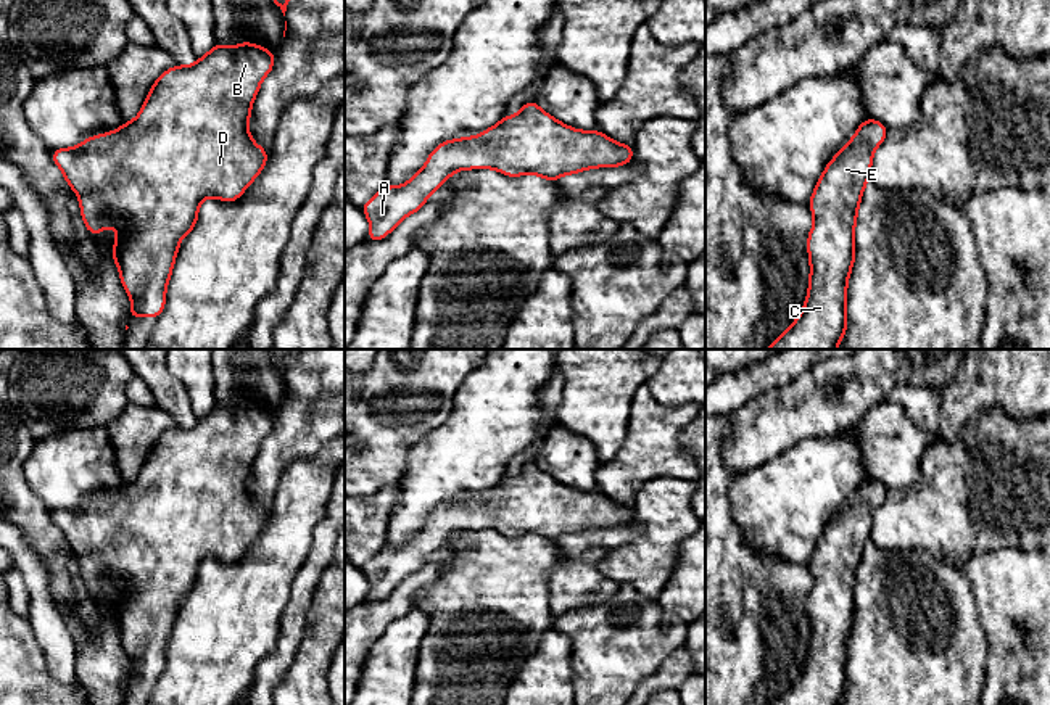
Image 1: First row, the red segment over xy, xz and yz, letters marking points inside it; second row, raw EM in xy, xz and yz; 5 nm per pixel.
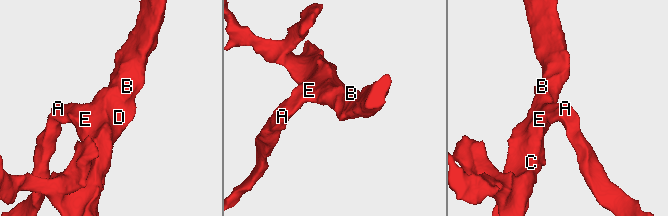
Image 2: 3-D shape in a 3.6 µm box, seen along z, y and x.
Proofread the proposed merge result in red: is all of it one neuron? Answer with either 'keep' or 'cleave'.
keep

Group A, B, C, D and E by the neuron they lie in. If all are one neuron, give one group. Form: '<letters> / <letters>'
A B C D E

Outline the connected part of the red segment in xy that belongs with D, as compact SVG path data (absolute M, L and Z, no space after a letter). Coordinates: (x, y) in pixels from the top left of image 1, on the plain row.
M216 404L195 425L164 431L134 481L74 509L52 512L52 520L77 554L89 594L101 594L106 586L119 594L113 621L132 662L130 681L142 676L156 681L164 670L177 610L196 586L200 563L208 557L235 562L266 526L269 513L253 502L248 480L274 420L275 414L256 404Z

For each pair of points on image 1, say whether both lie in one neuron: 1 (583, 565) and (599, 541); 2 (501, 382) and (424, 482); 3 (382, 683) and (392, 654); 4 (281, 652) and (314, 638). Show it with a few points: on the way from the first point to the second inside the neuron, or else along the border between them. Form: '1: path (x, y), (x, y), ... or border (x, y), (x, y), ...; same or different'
1: border (604, 549), (587, 549), (578, 556), (566, 556); different
2: path (496, 406), (448, 457); same
3: path (388, 676), (392, 660); same
4: border (310, 607), (303, 639), (289, 672), (282, 678); different

